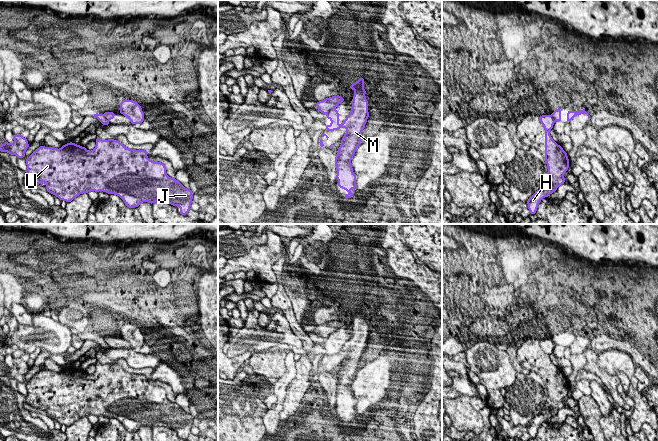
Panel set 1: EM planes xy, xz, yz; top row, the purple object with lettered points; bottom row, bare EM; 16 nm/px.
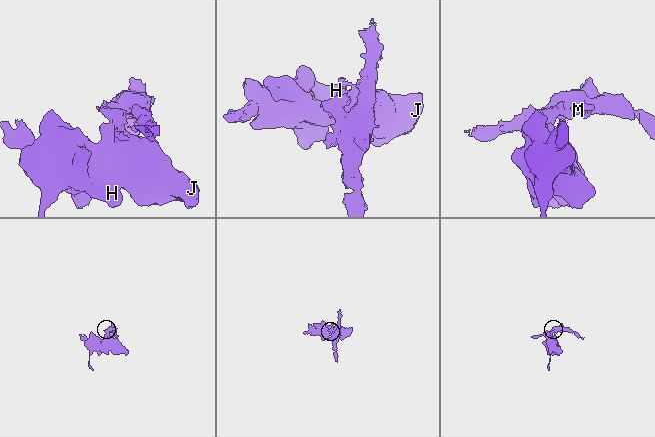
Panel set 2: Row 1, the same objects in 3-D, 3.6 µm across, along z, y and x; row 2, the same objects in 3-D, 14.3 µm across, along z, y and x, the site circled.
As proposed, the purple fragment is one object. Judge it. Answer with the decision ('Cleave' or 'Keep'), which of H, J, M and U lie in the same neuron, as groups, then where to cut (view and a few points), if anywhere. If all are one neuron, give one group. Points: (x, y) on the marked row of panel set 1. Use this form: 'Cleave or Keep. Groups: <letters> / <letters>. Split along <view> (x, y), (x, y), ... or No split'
Cleave. Groups: H J U / M. Split along xz (334, 107), (327, 114)

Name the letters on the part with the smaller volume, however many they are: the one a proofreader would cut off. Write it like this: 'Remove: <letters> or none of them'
Remove: M

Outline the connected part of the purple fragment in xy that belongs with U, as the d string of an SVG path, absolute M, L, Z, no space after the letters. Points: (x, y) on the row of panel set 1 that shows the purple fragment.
M96 138L92 151L75 143L67 143L60 149L40 146L26 159L25 177L32 184L45 182L47 191L67 203L82 193L104 191L119 196L129 208L138 207L142 202L162 202L180 207L180 214L187 215L193 194L175 178L166 174L161 162L151 161L146 150L128 149L114 139Z

